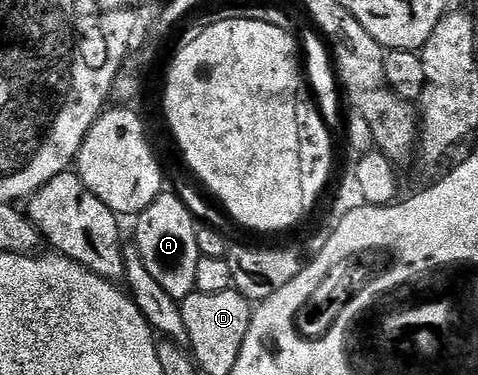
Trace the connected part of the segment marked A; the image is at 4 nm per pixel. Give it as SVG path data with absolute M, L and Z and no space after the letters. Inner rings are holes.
M170 191L160 193L144 213L138 214L135 225L133 245L140 253L146 270L168 292L173 299L182 302L190 293L195 292L197 283L197 265L199 263L199 244L197 231L199 225L187 205Z

